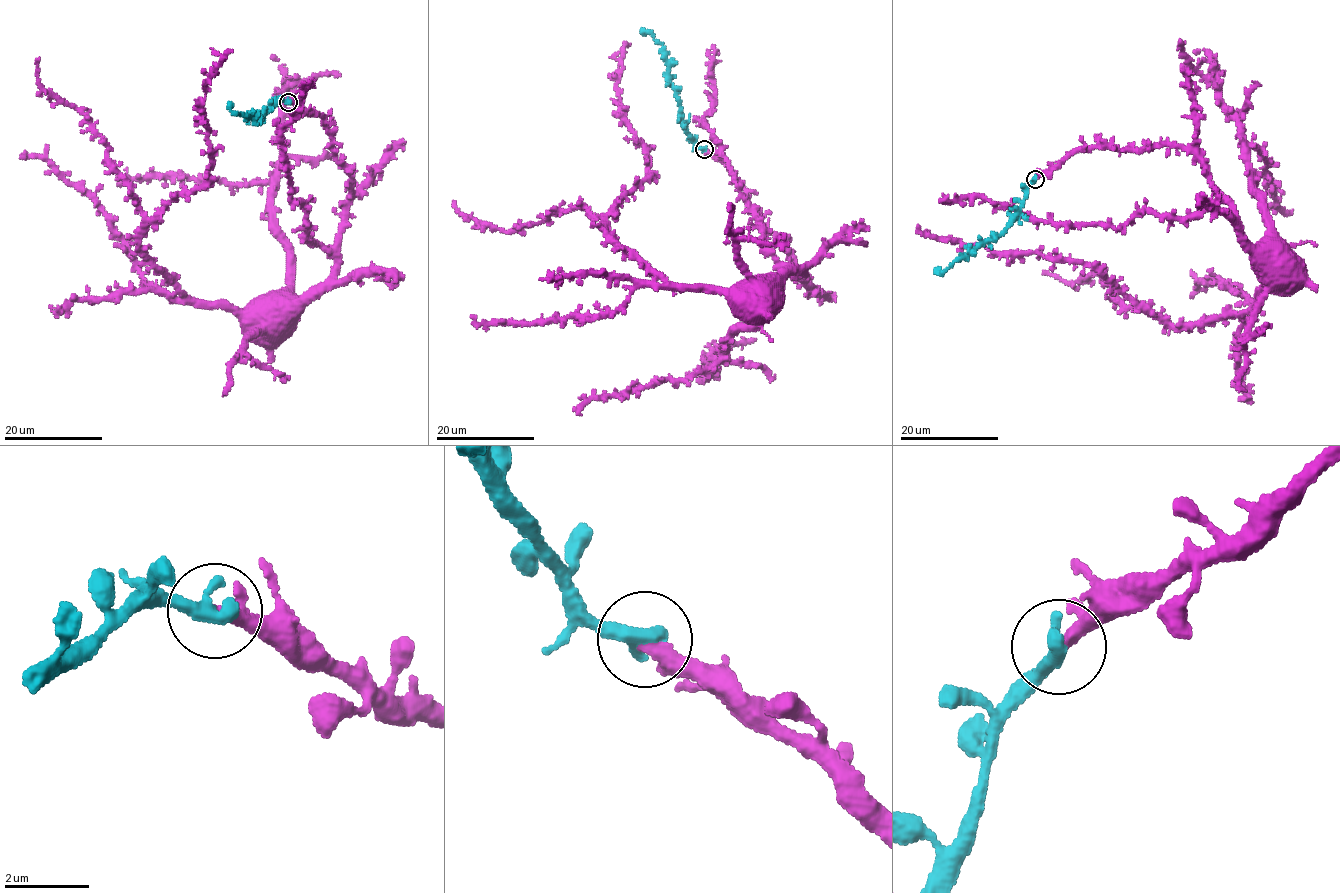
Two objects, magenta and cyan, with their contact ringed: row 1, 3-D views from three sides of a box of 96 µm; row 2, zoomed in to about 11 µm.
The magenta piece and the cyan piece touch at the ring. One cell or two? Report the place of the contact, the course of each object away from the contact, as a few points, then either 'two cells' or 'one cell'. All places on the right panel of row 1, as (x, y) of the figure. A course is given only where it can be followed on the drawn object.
at (1035, 179); magenta runs (1036, 179), (1079, 148), (1191, 151), (1265, 282), (1253, 313), (1174, 326), (1081, 263), (921, 235), (917, 225); cyan runs (1035, 179), (1025, 202), (1002, 233), (963, 254), (944, 273), (935, 268); one cell

